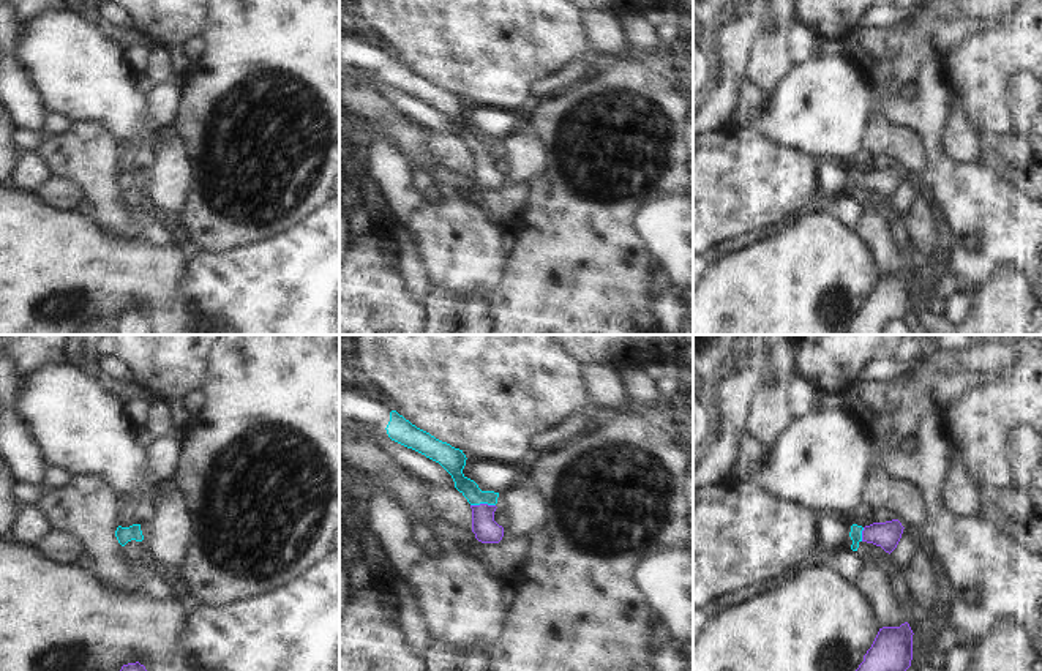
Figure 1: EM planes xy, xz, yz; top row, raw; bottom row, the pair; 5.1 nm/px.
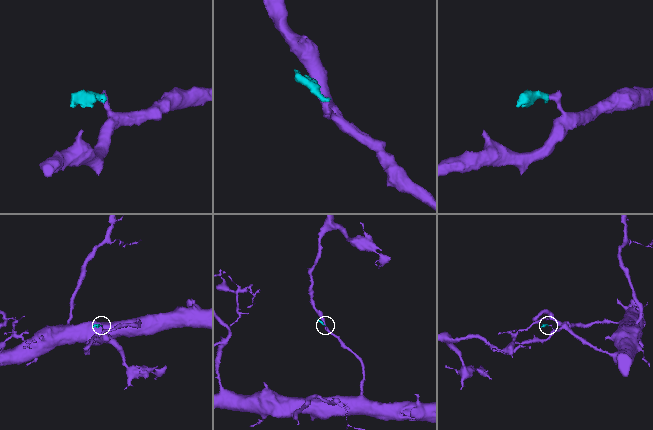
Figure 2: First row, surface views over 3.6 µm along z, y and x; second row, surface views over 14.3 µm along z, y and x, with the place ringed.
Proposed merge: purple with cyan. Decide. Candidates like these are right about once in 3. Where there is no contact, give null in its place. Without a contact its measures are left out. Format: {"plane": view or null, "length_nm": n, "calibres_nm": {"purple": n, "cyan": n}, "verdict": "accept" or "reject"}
{"plane": "xz", "length_nm": 130, "calibres_nm": {"purple": 130, "cyan": 100}, "verdict": "accept"}

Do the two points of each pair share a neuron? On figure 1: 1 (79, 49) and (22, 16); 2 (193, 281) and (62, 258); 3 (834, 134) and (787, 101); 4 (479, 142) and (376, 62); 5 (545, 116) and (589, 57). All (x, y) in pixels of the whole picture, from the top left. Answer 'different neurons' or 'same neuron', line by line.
1: different neurons
2: different neurons
3: same neuron
4: same neuron
5: different neurons

